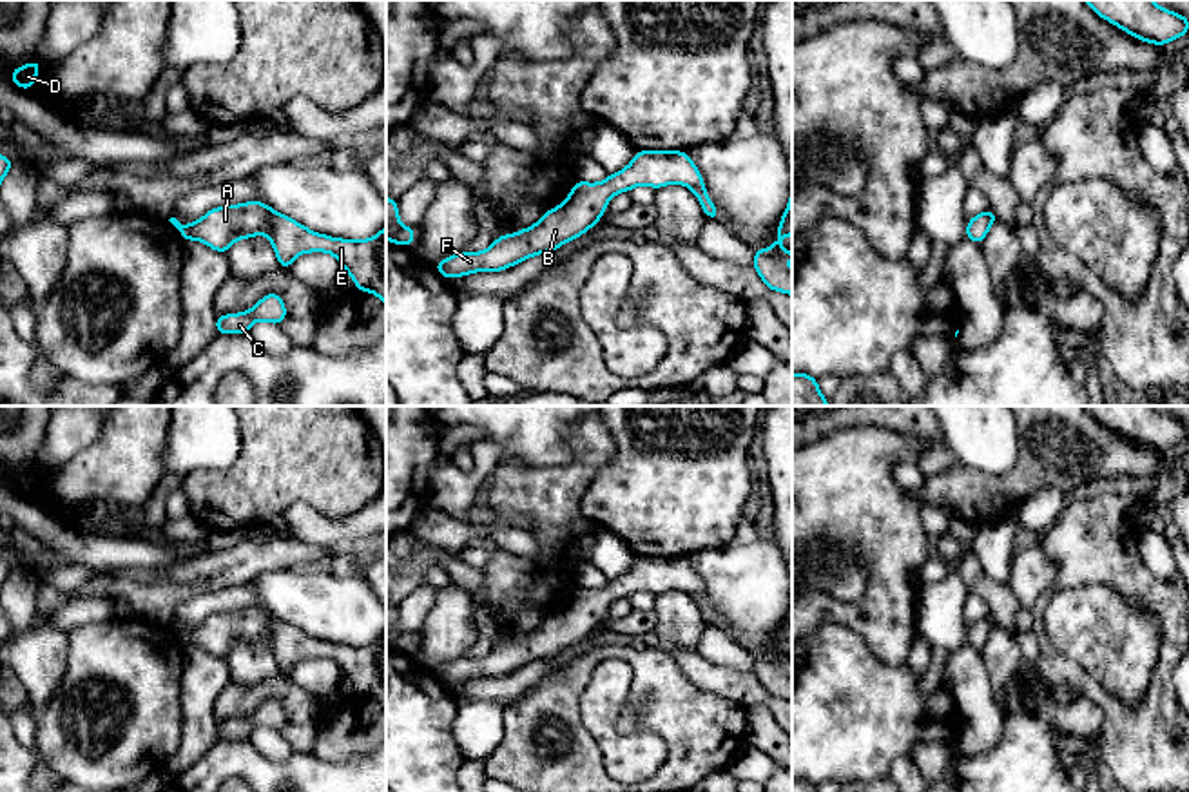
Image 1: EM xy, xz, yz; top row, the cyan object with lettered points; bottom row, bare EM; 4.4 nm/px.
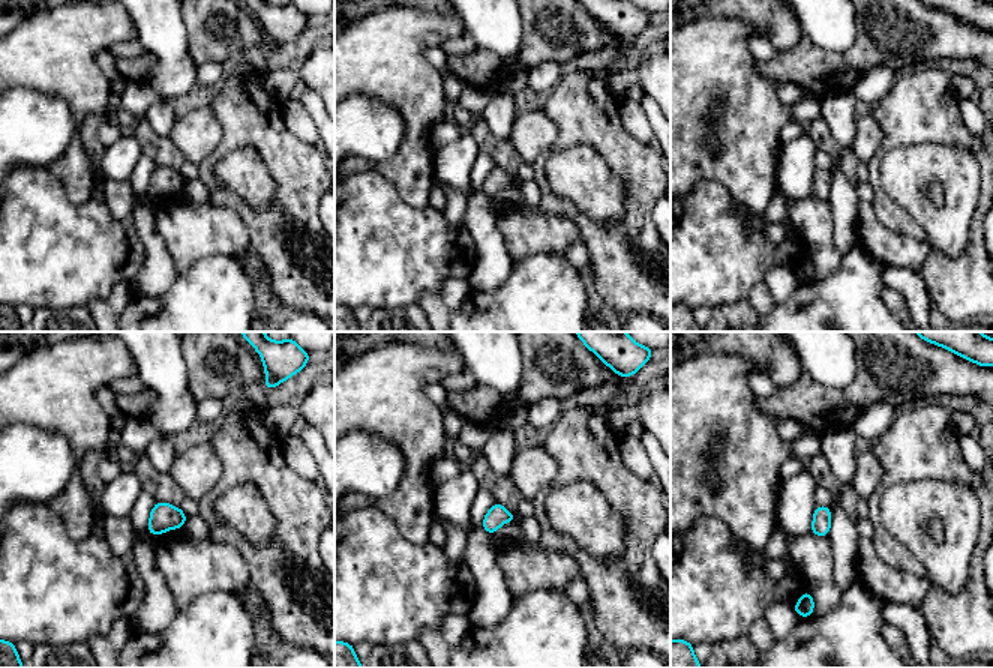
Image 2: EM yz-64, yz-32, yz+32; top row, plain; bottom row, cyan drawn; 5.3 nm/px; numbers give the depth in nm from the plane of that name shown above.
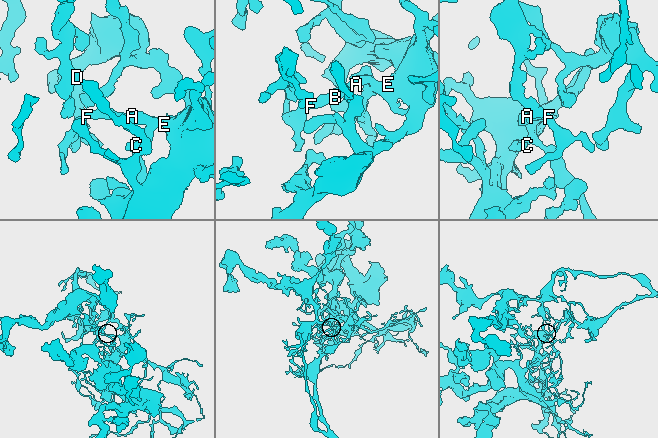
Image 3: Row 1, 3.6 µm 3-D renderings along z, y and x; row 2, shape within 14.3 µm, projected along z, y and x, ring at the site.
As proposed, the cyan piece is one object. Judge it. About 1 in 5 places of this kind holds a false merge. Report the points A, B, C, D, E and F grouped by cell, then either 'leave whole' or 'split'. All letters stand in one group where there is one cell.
A B C D E F; leave whole

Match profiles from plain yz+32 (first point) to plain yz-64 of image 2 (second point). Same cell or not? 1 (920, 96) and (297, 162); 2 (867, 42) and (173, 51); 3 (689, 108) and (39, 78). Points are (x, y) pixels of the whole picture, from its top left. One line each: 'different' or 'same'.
1: same
2: different
3: same

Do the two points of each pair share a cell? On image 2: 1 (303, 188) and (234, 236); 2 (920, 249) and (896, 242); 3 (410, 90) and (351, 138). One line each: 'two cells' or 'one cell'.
1: two cells
2: one cell
3: two cells

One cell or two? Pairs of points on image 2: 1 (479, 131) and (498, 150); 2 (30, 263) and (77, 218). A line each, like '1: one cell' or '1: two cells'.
1: one cell
2: one cell

